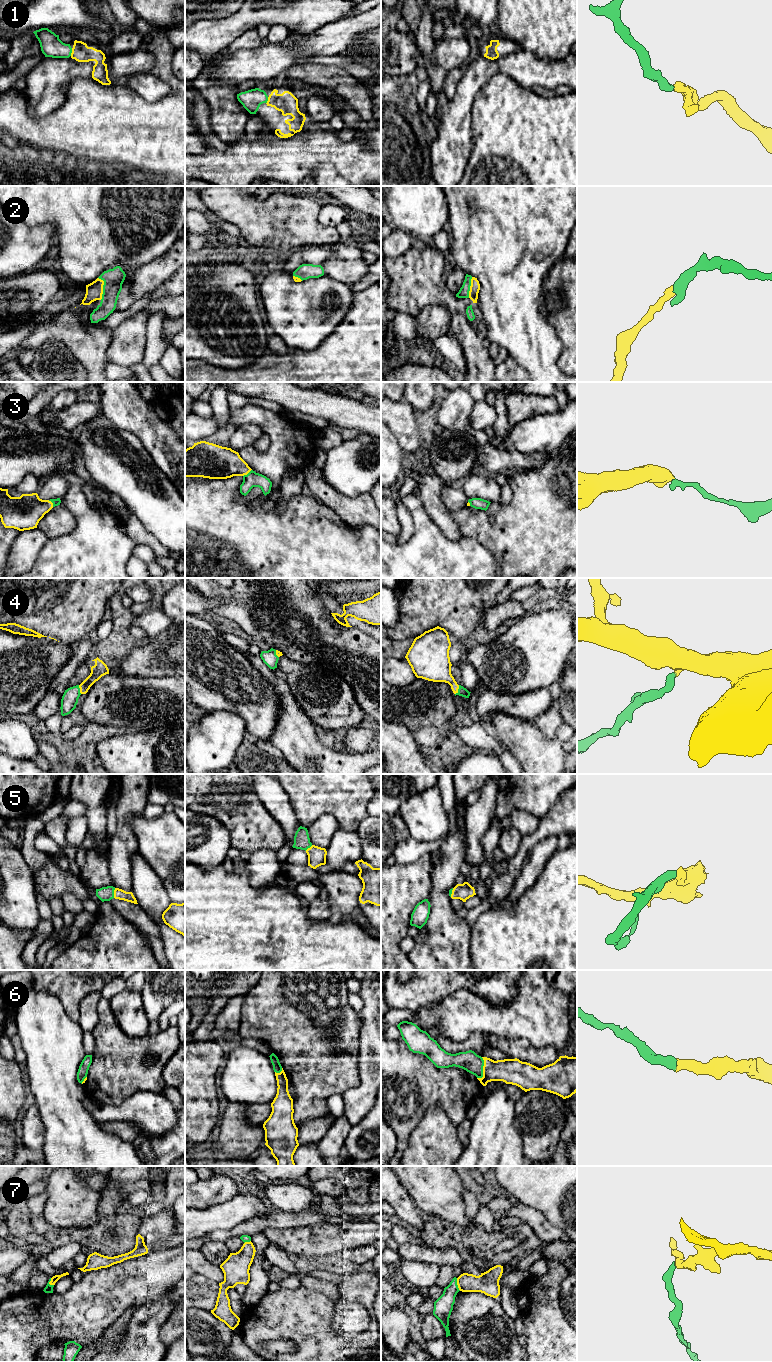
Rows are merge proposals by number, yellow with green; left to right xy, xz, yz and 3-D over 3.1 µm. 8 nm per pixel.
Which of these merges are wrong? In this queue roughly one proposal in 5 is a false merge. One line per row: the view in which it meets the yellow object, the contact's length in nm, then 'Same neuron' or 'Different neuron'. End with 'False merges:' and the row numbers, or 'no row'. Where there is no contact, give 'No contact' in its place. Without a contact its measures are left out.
1: Touches yellow in xy. Shared border 70 nm. Same neuron
2: Touches yellow in xy. Shared border 190 nm. Same neuron
3: Touches yellow in xz. Shared border 90 nm. Same neuron
4: Touches yellow in yz. Shared border 90 nm. Same neuron
5: Touches yellow in xy. Shared border 80 nm. Same neuron
6: Touches yellow in yz. Shared border 180 nm. Same neuron
7: Touches yellow in yz. Shared border 110 nm. Different neuron
False merges: 7

